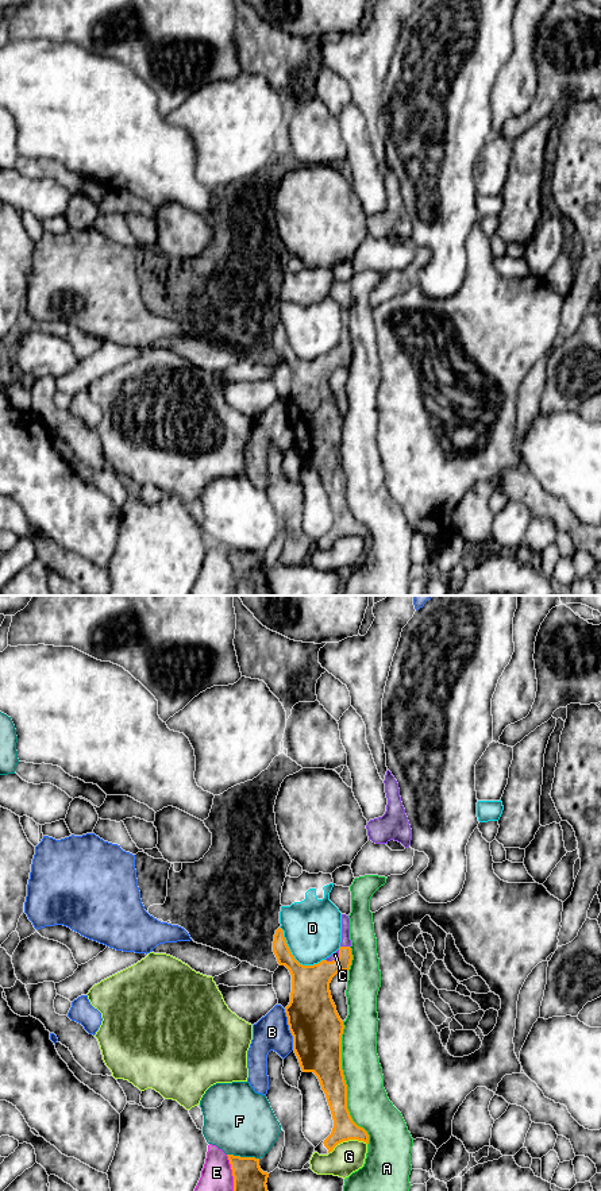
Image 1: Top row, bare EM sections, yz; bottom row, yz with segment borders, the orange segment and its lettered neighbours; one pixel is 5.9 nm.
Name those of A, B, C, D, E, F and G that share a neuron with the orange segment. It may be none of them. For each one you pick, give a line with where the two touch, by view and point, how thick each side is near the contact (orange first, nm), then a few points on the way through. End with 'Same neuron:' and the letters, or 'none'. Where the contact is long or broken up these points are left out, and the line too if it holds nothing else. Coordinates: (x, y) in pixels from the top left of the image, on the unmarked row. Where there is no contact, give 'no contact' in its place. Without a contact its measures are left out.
C: yz (345, 342) | 170/60 nm | across yz (316, 373), (345, 342), (346, 336)
Same neuron: C

